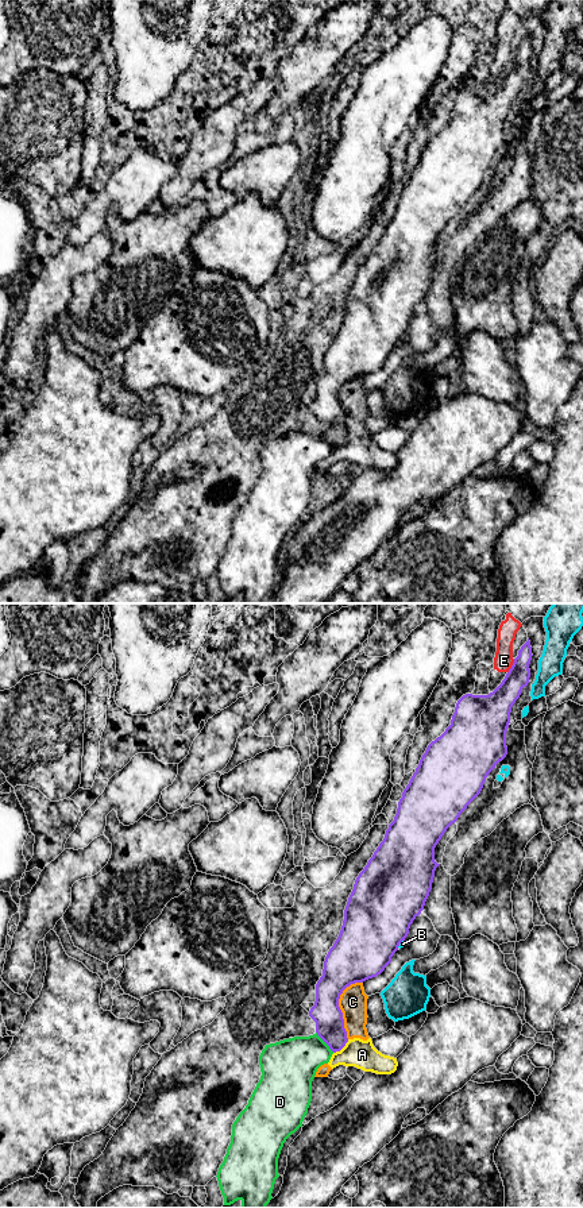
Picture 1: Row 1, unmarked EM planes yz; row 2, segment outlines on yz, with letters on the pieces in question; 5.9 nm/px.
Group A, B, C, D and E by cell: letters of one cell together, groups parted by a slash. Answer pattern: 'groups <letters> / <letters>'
groups A C / B / D / E

